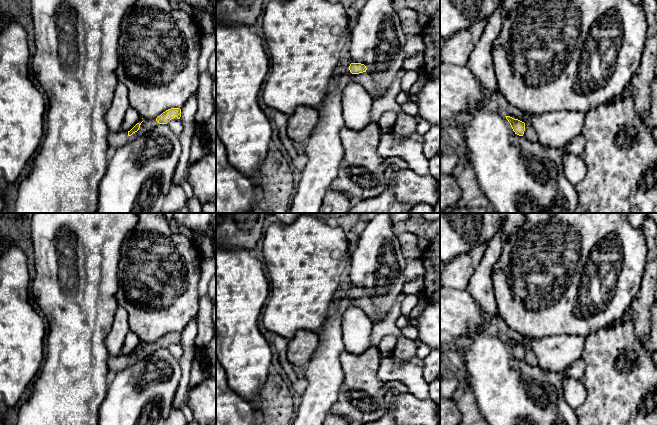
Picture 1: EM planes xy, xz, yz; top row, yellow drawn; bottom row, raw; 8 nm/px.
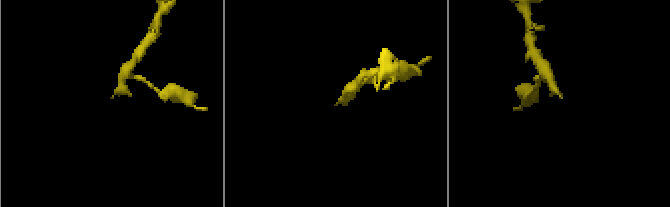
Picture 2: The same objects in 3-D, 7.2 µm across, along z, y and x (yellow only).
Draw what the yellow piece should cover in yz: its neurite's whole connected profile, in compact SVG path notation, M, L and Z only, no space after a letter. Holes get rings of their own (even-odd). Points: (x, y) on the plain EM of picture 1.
M510 340L505 341L510 347L515 358L519 360L524 360L527 364L532 366L537 365L537 358L529 348L525 348L524 346L518 343L514 343Z

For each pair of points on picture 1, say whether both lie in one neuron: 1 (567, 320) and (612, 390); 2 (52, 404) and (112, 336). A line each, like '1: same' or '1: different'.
1: different
2: different

